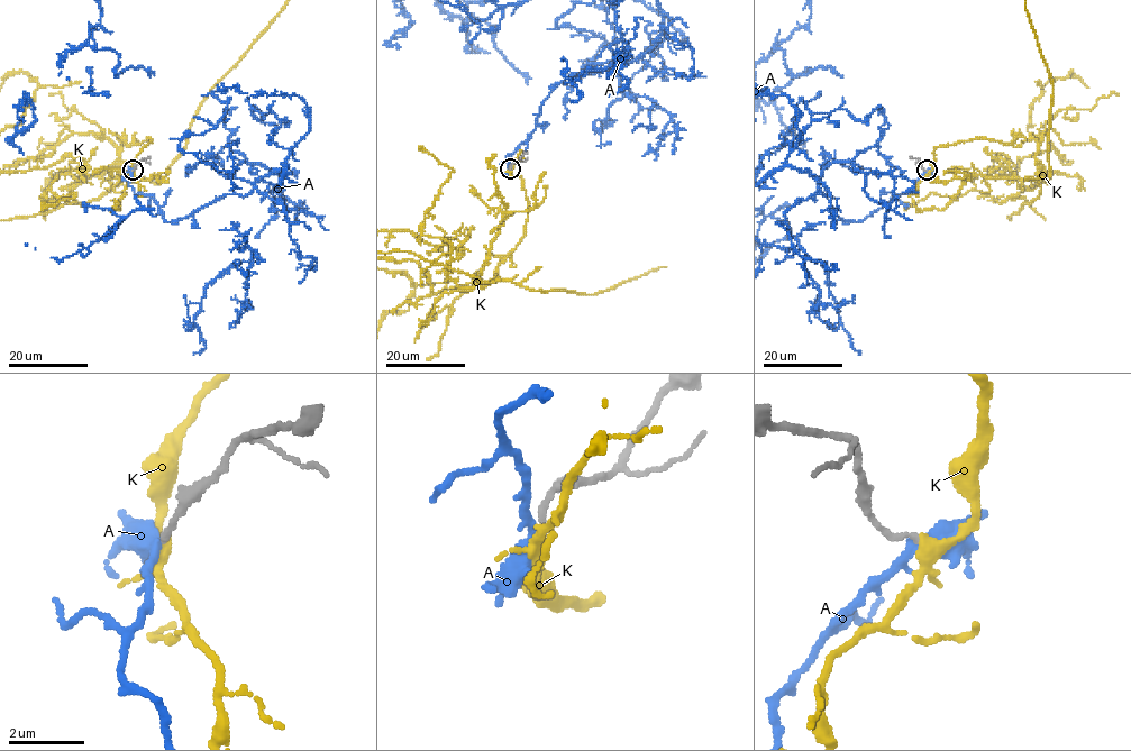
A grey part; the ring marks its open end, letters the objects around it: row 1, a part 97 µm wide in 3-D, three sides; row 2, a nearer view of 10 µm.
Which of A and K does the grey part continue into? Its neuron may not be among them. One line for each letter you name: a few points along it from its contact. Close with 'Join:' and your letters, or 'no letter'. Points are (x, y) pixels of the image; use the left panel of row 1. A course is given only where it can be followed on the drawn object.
K: it runs (134, 170), (151, 139), (118, 139), (129, 179), (162, 181), (209, 90), (285, 3)
Join: K

